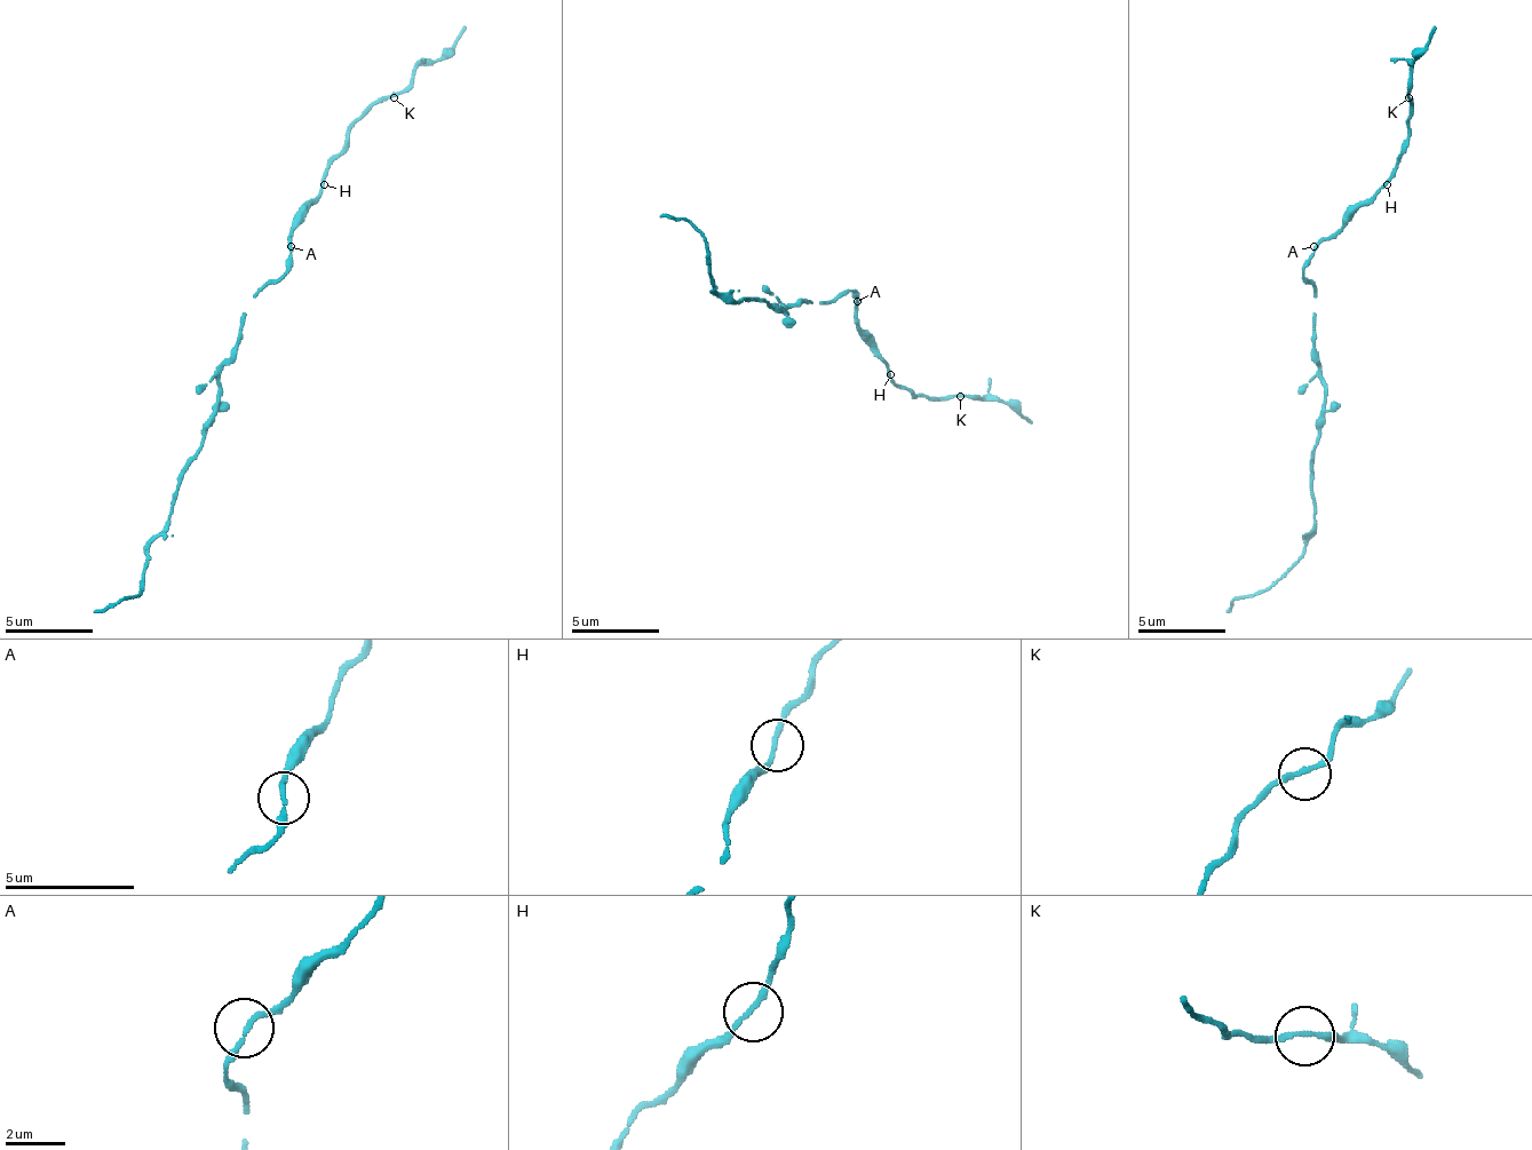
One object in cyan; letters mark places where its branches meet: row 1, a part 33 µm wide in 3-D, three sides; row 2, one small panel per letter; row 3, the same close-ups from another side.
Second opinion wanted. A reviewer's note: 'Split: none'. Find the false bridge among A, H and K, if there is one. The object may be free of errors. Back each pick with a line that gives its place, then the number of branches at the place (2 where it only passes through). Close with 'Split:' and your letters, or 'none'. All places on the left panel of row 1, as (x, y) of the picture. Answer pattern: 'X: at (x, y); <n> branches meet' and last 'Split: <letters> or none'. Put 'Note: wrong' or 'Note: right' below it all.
Split: none
Note: right

